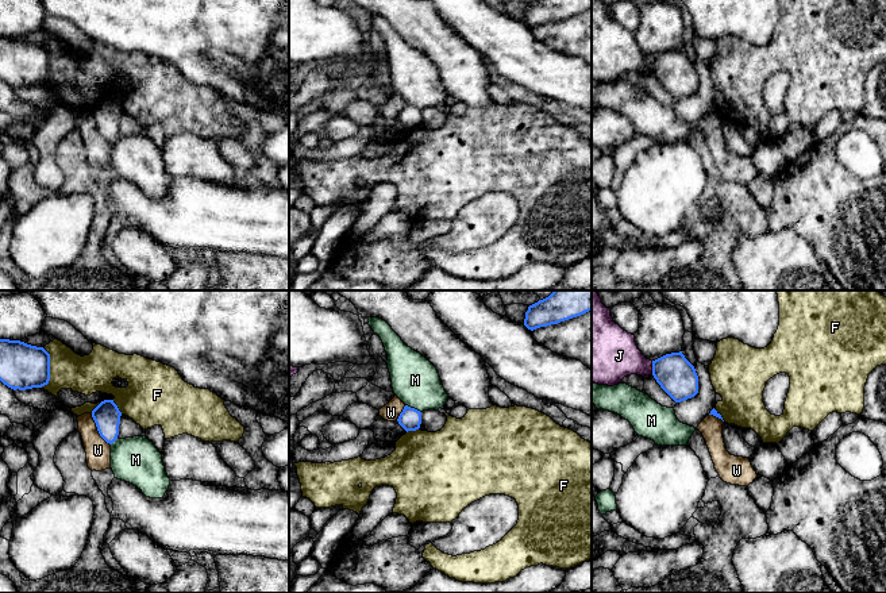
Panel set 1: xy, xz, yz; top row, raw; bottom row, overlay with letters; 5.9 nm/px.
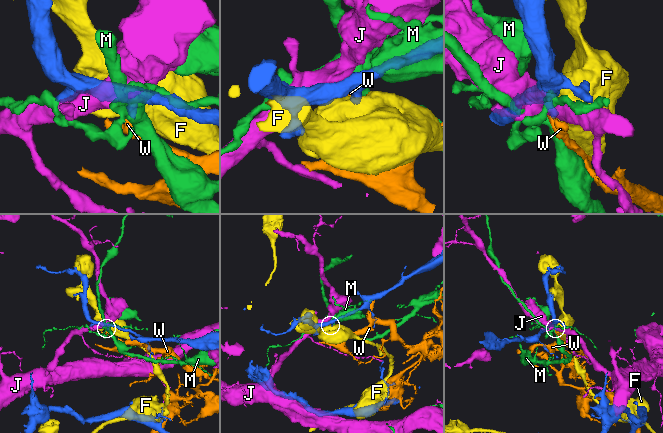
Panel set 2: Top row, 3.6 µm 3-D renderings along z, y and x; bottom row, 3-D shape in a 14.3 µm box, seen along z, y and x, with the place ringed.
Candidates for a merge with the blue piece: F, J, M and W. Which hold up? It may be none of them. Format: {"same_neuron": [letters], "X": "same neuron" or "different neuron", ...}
{"same_neuron": [], "F": "different neuron", "J": "different neuron", "M": "different neuron", "W": "different neuron"}

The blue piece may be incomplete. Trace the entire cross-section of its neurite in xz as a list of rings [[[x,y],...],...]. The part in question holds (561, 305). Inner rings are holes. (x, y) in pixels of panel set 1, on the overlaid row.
[[[554,290],[548,297],[528,307],[524,326],[533,331],[589,311],[592,311],[592,290]]]

